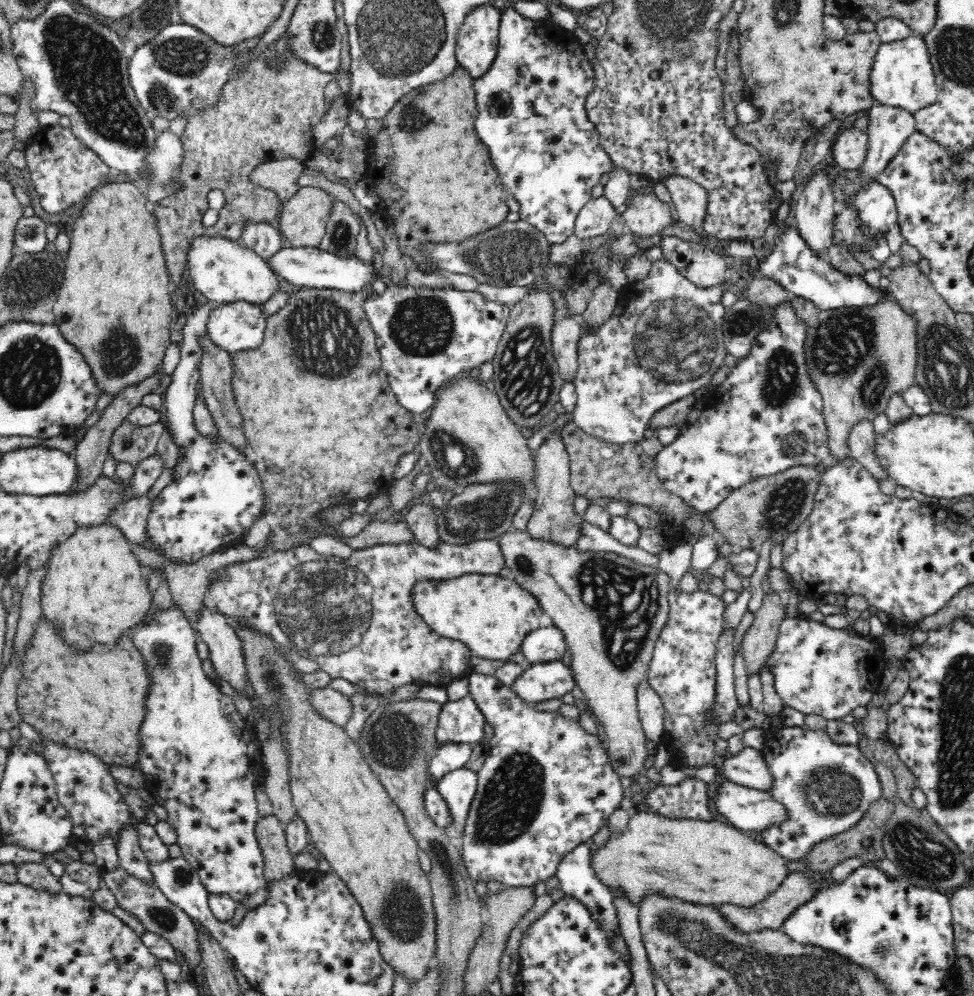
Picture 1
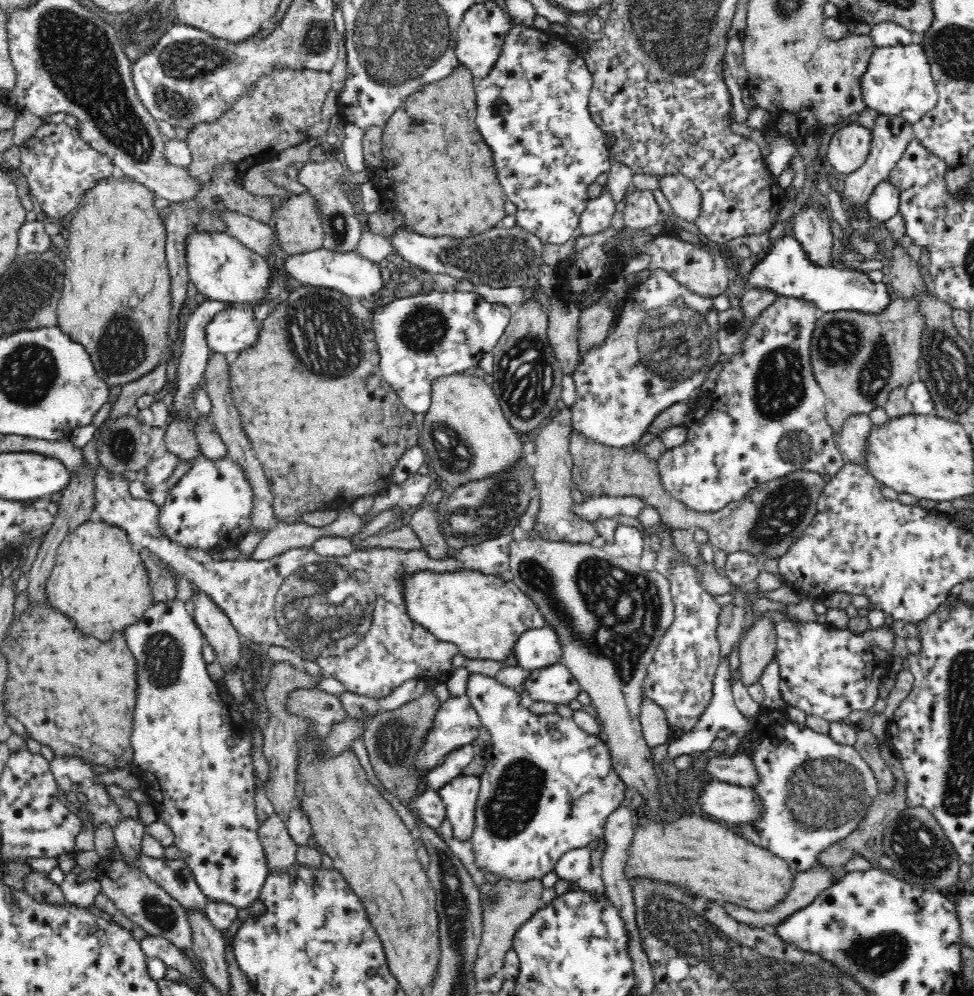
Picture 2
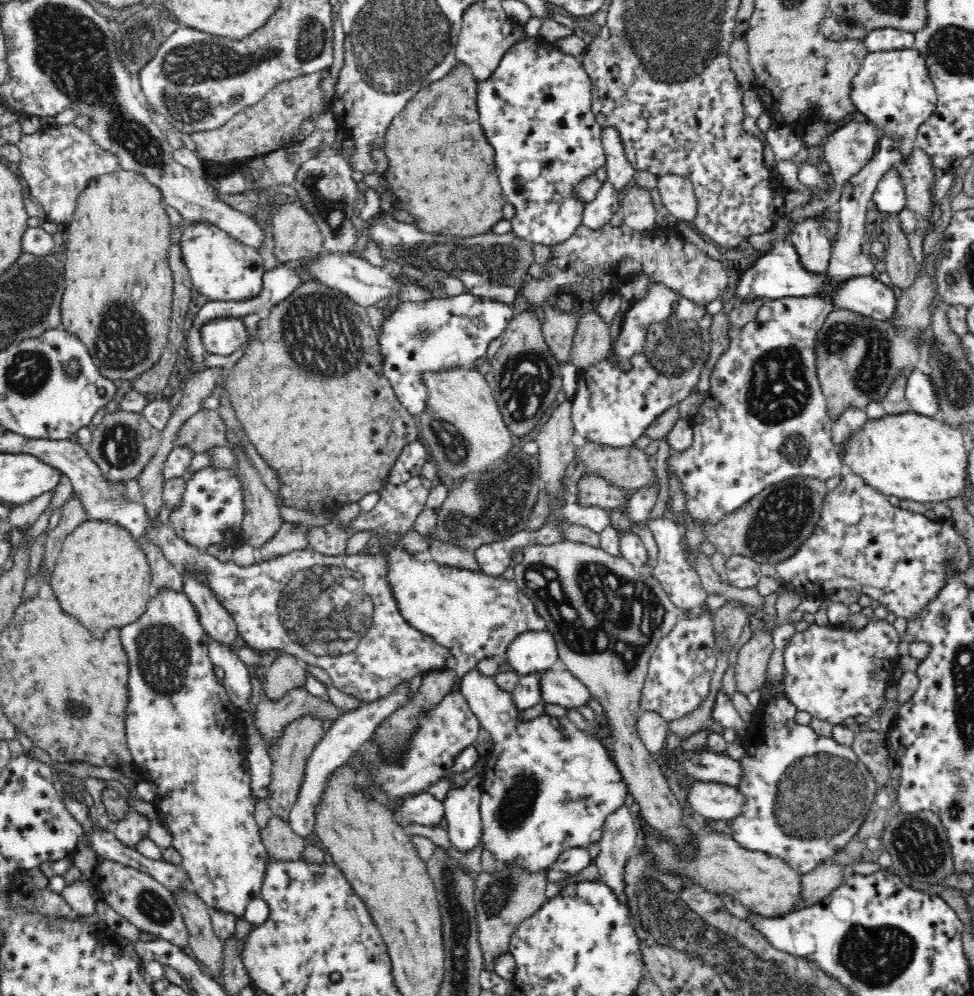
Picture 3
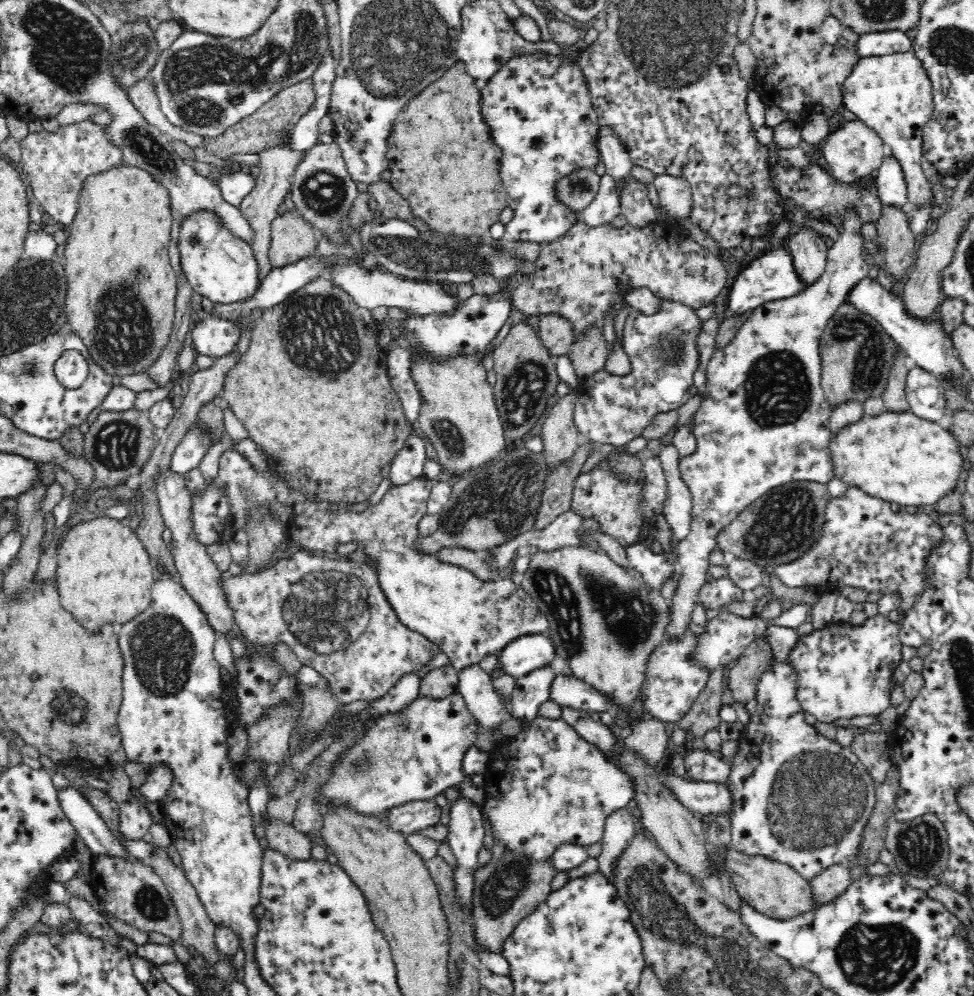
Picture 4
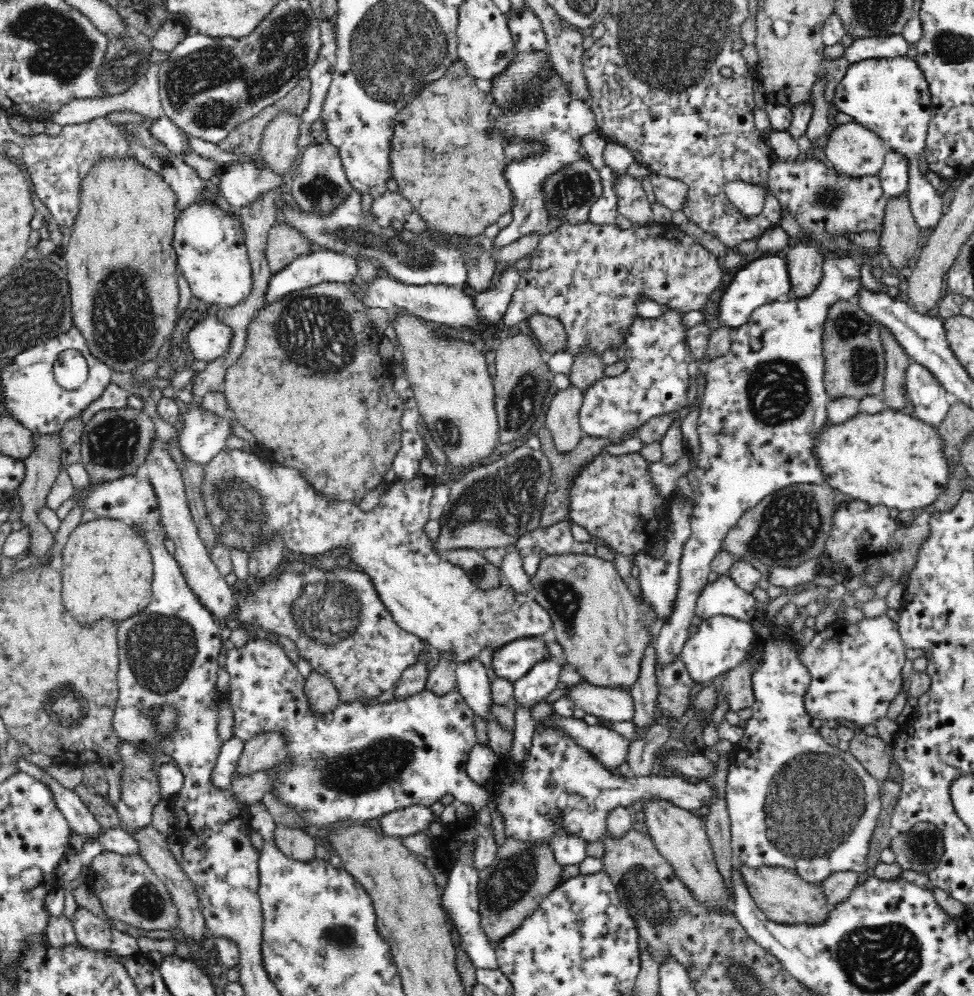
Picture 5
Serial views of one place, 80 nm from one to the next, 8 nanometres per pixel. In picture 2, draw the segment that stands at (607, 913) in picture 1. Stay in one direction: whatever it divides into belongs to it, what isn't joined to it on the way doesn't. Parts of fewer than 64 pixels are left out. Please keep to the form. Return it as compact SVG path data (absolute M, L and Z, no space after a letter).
M587 846L563 854L555 864L557 880L570 882L571 889L577 888L577 890L589 894L589 898L606 900L607 894L602 880L601 869L592 869L590 852L590 848Z

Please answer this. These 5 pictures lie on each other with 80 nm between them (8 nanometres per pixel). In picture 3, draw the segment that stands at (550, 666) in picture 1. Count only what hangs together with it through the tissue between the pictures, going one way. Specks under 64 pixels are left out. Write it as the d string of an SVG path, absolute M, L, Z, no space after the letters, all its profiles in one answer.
M545 670L537 673L538 690L544 705L554 704L566 709L588 706L592 697L588 689L568 670Z

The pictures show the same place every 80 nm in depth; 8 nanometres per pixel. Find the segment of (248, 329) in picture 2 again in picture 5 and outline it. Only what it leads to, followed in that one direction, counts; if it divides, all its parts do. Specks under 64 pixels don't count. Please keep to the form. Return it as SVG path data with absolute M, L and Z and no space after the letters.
M210 315L191 326L187 337L194 359L210 363L227 352L235 334L230 325Z

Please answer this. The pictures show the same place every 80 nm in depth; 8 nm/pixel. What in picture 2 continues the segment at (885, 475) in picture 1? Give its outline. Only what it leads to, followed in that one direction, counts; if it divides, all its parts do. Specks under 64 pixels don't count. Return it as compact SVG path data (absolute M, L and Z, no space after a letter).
M854 414L846 420L840 436L835 436L835 445L840 450L845 461L856 464L866 462L868 436L872 432L873 422L869 415Z

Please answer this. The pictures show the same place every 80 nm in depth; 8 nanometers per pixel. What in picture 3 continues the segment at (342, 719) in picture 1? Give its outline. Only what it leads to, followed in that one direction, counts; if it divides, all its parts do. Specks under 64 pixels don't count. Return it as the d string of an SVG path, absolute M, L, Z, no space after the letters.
M306 688L290 690L279 702L262 698L257 709L249 714L250 724L258 727L266 745L270 746L287 722L313 716L320 722L338 718L342 712L328 698L315 696Z

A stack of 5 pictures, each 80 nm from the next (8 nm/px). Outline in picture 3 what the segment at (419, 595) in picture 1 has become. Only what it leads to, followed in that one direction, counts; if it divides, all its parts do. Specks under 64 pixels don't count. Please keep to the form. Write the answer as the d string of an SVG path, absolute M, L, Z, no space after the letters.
M385 544L382 549L391 560L391 586L404 619L417 630L432 636L440 645L450 648L456 658L453 692L460 692L464 676L479 660L499 658L503 661L508 646L520 634L547 628L532 600L516 587L514 580L422 562L397 544Z

